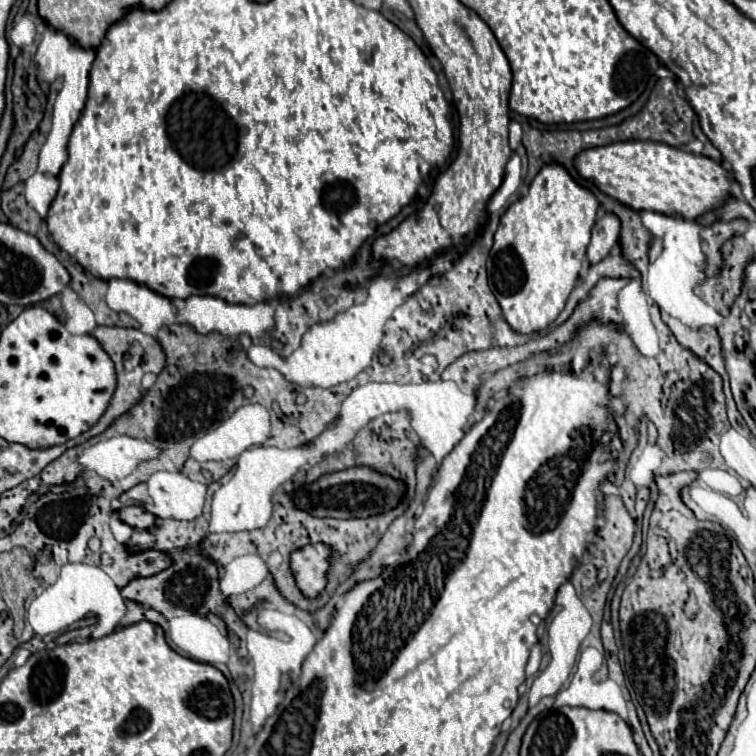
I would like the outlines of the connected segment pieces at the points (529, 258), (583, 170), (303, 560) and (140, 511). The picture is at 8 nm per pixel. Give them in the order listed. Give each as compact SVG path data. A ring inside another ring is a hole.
M547 165L529 185L529 193L505 211L487 271L491 291L513 331L543 331L561 313L579 277L597 209L597 199L579 187L561 165Z
M617 141L585 149L575 155L573 165L579 175L595 183L599 191L635 211L675 213L685 219L695 219L717 207L721 197L731 195L729 189L733 185L733 177L729 177L721 163L655 141Z
M313 543L291 553L291 573L297 589L307 599L315 599L327 587L331 545Z
M137 505L121 507L119 519L125 521L127 525L135 527L135 529L149 529L149 527L155 525L155 515L151 515L149 511L145 511L143 507L137 507Z

